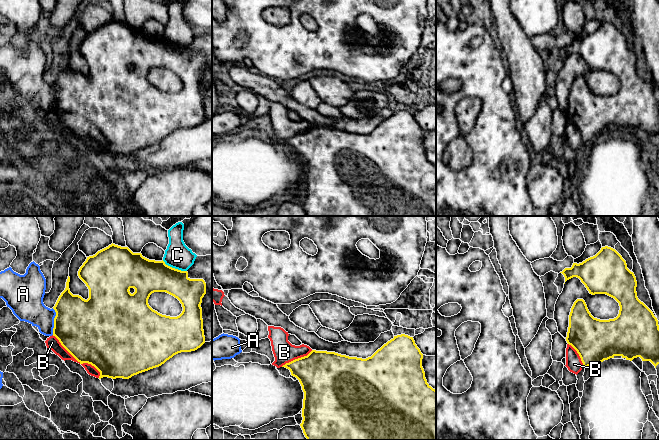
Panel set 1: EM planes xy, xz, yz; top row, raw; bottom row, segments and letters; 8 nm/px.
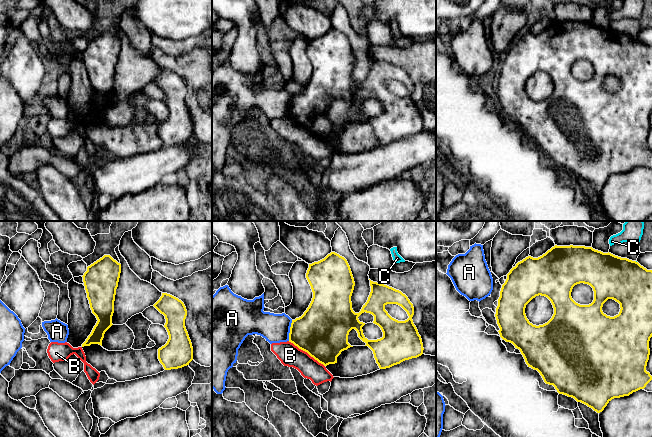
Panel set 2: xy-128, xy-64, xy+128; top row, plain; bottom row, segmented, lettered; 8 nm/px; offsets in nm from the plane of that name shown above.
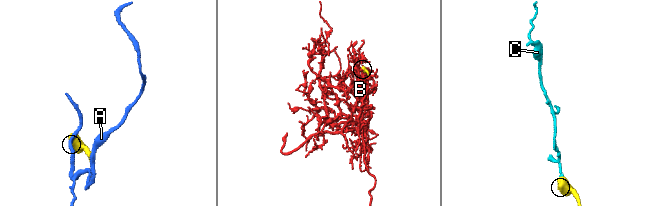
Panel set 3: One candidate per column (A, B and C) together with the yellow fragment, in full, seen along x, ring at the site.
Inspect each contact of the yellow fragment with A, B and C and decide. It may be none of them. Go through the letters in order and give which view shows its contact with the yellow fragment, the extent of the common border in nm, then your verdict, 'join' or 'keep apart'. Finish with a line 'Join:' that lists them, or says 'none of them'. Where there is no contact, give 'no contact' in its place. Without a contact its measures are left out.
A: xy | 220 nm | keep apart
B: xy | 500 nm | keep apart
C: xy | 220 nm | keep apart
Join: none of them

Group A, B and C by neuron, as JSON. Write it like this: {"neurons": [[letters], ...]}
{"neurons": [["A"], ["B", "C"]]}

